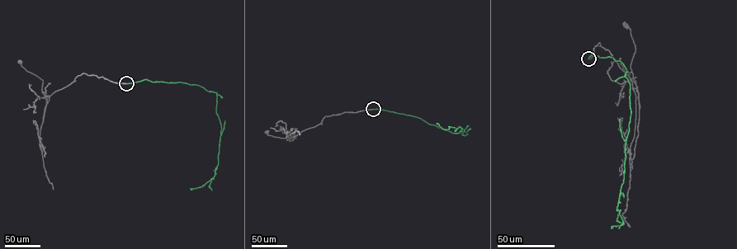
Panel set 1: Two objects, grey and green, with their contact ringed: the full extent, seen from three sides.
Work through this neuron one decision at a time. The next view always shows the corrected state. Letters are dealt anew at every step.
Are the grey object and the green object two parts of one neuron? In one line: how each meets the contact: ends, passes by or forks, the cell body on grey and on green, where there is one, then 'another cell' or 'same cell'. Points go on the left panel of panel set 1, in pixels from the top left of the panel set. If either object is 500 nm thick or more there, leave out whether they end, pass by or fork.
grey ends there; green ends there; cell body of grey at (20, 62); no cell body on green; same cell

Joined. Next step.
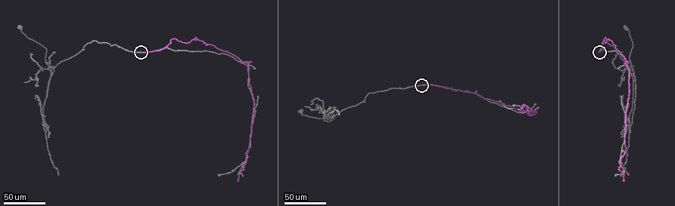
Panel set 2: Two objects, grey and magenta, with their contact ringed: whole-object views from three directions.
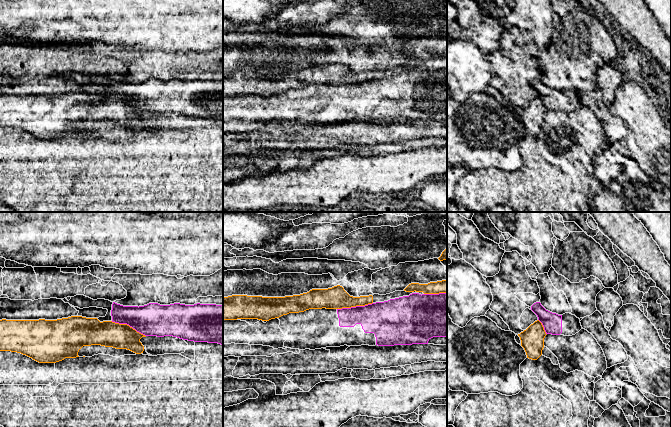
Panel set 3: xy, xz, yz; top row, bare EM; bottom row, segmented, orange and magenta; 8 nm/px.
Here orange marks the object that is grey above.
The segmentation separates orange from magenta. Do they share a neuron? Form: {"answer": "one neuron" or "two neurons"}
{"answer": "two neurons"}

